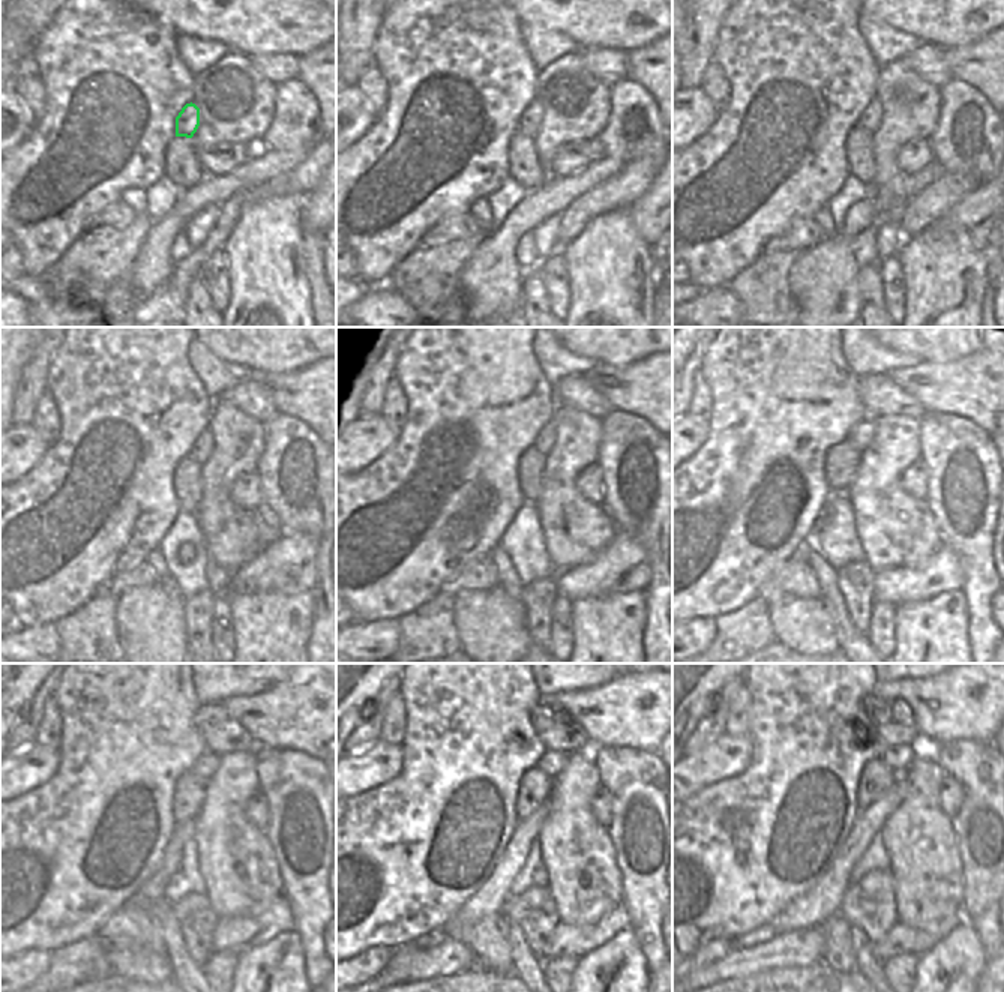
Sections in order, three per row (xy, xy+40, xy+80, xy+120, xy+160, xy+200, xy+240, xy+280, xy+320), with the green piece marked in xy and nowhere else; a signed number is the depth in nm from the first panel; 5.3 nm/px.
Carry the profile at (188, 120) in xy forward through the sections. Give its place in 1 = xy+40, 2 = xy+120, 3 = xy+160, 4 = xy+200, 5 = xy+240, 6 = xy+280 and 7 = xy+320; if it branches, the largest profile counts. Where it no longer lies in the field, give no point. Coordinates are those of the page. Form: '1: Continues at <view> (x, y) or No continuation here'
1: Continues at xy+40 (530, 120)
2: Continues at xy+120 (200, 452)
3: Continues at xy+160 (544, 440)
4: Continues at xy+200 (875, 432)
5: Continues at xy+240 (207, 766)
6: Continues at xy+280 (551, 763)
7: Continues at xy+320 (896, 757)

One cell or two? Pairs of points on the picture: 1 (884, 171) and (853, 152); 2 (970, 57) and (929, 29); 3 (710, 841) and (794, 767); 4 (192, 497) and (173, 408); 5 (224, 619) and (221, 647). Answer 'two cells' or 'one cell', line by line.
1: two cells
2: two cells
3: one cell
4: two cells
5: one cell

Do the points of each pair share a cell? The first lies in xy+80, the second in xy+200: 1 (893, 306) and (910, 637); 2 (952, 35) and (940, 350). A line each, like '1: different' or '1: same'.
1: different
2: same

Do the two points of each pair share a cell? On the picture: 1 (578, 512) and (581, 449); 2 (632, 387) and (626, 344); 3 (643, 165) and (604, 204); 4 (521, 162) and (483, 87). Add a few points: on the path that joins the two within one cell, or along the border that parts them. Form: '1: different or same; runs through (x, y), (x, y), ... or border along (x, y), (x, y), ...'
1: same; runs through (566, 497), (566, 464)
2: different; border along (656, 351), (629, 363), (598, 363)
3: same; runs through (634, 174), (613, 195)
4: different; border along (517, 129), (509, 141), (508, 174)

